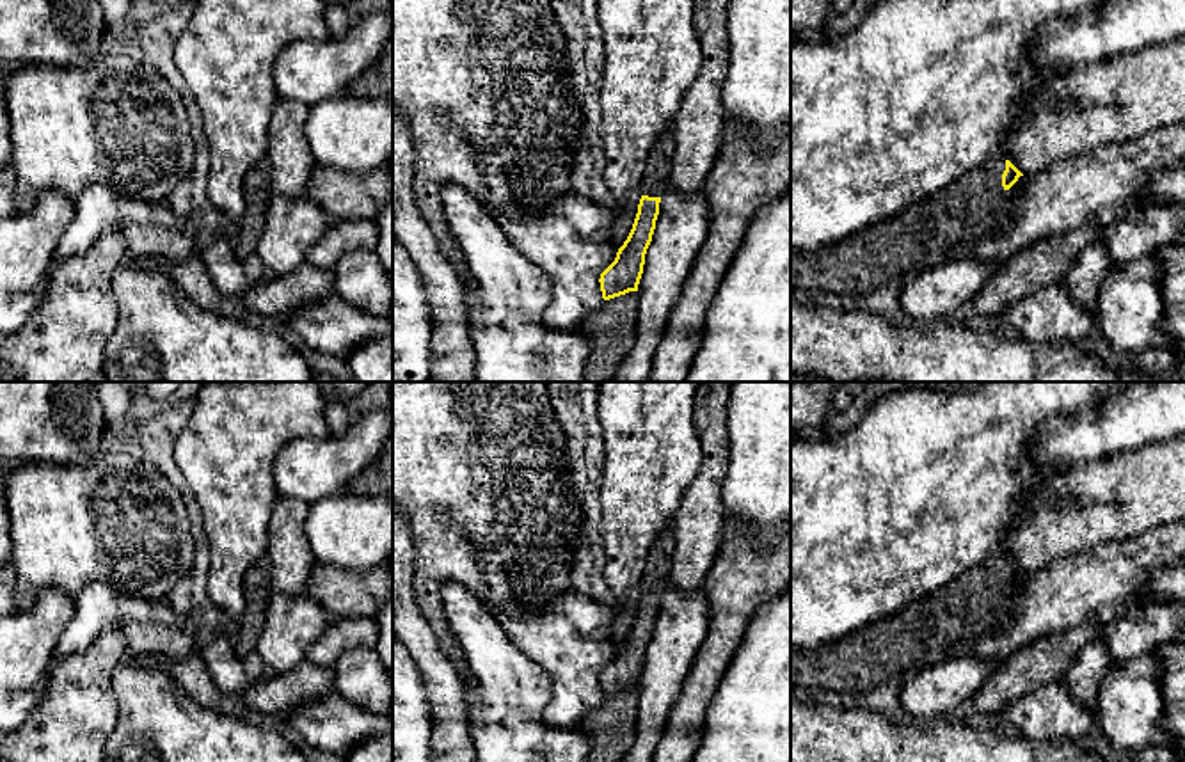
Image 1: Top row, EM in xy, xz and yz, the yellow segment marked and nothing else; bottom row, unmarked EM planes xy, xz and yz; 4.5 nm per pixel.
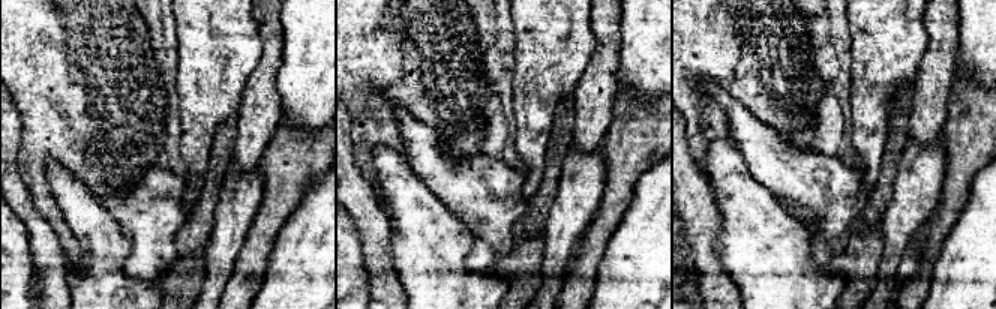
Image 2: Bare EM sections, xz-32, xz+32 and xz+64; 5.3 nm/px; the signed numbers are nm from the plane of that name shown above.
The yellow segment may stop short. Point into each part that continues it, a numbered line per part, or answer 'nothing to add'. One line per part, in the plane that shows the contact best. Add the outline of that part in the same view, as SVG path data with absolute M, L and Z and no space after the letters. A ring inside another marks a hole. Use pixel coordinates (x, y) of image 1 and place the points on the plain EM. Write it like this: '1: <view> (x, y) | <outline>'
1: yz (898, 647) | M993 554L938 591L819 650L791 647L791 687L865 695L947 659L958 641L1002 627L1006 556Z

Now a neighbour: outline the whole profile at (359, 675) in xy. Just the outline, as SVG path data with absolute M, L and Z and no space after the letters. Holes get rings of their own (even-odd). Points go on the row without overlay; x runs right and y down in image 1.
M354 648L339 657L332 668L334 693L361 709L393 714L393 680L375 648Z

